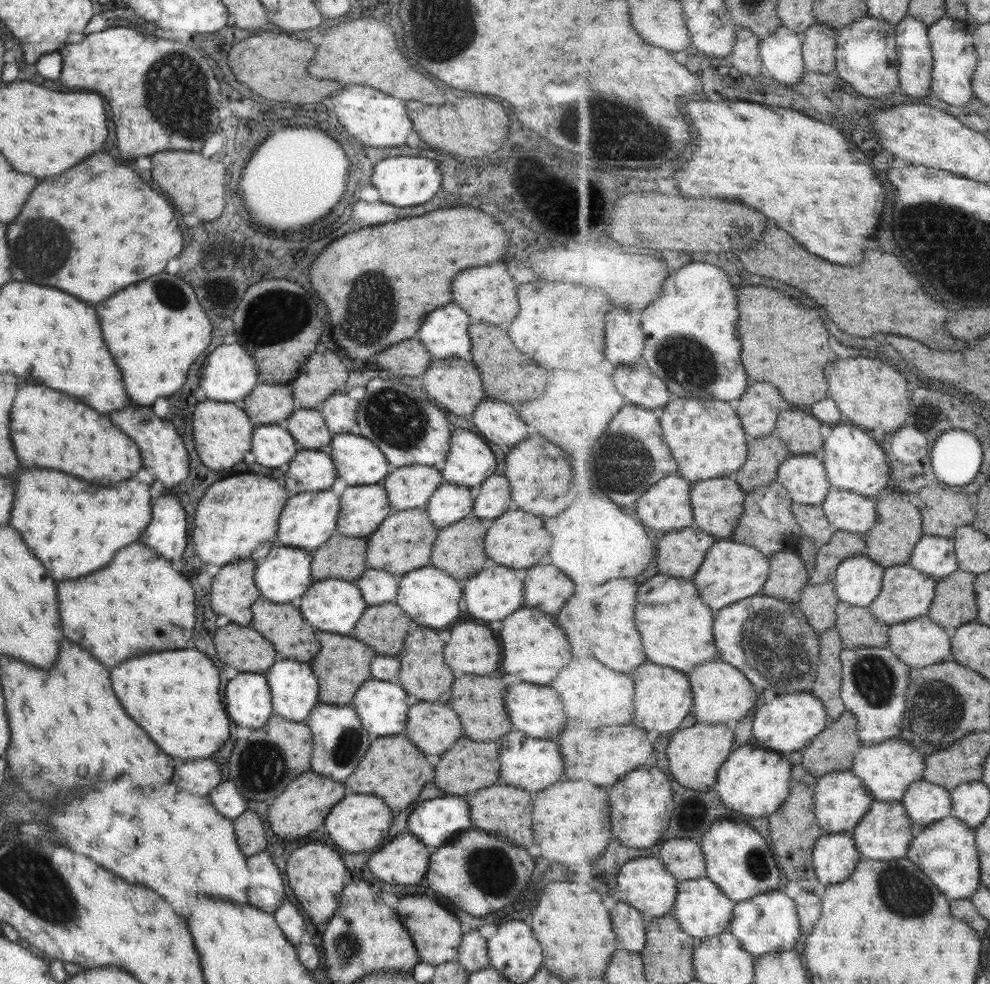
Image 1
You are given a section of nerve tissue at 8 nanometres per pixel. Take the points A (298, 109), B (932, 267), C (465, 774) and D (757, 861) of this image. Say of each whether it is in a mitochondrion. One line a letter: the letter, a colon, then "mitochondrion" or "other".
A: other
B: other
C: other
D: mitochondrion

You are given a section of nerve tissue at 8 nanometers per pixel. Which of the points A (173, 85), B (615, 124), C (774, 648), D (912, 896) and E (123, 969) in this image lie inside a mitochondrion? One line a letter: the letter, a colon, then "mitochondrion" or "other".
A: mitochondrion
B: mitochondrion
C: mitochondrion
D: mitochondrion
E: other

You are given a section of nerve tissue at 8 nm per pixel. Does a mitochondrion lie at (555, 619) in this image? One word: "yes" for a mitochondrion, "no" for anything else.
no

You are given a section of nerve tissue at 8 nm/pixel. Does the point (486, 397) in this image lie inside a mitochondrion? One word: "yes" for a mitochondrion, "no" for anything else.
no

